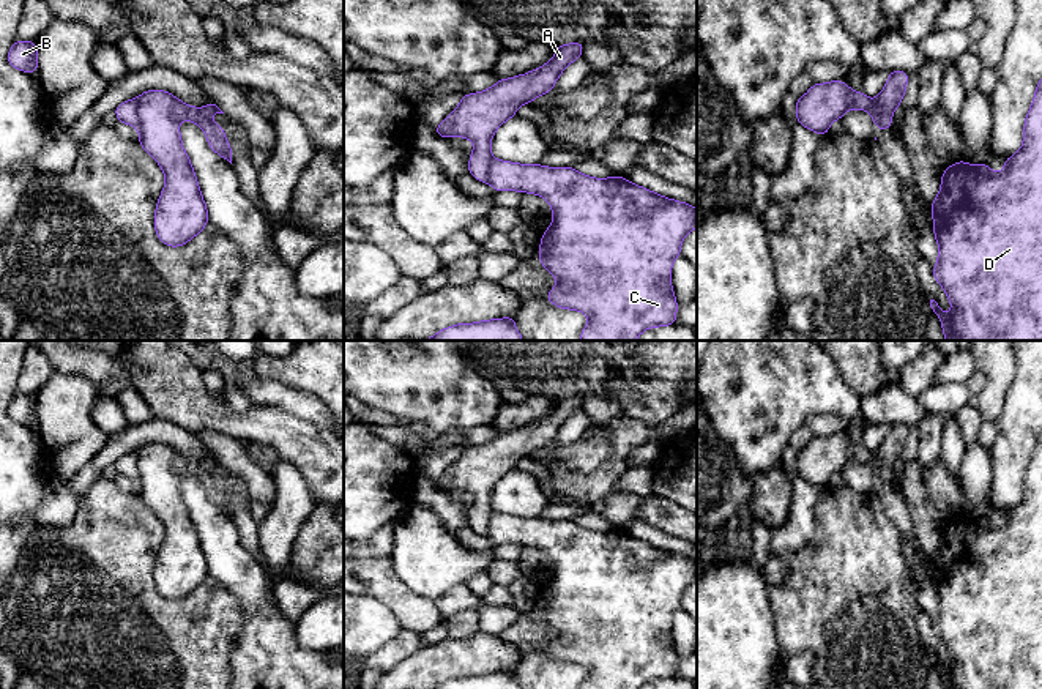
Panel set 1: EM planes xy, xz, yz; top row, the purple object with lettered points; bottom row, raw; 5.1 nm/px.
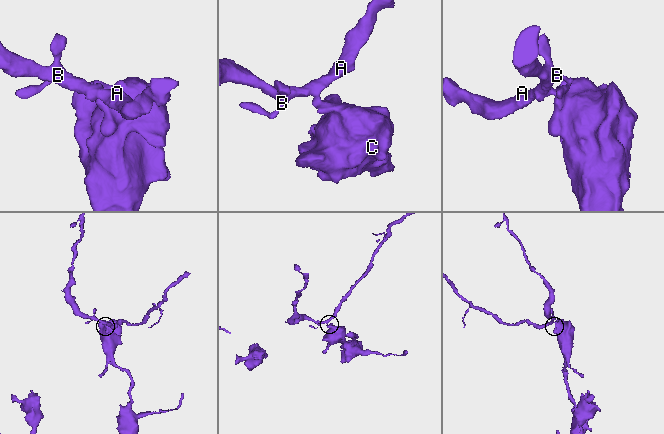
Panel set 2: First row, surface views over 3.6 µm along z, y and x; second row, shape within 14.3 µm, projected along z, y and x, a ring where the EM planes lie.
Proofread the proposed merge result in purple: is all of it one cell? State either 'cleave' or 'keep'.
cleave

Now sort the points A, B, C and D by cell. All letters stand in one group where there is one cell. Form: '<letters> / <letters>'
A B / C D

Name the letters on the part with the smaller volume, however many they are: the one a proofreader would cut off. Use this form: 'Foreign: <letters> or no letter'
Foreign: A, B

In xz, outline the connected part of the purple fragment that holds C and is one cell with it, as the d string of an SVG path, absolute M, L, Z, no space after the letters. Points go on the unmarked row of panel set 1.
M493 512L490 519L490 527L487 536L497 544L519 544L519 546L530 546L544 550L553 564L553 574L550 580L541 587L541 598L539 598L539 613L542 620L558 632L558 637L550 642L545 651L561 662L571 662L583 665L590 670L590 675L582 683L580 689L640 689L648 681L656 680L668 680L676 676L676 664L678 656L672 642L672 618L673 613L681 609L681 596L684 590L697 582L697 561L656 547L646 541L631 536L624 530L610 530L610 531L593 531L577 525L574 520L545 520L541 517L519 517L519 516L508 516L503 512Z

